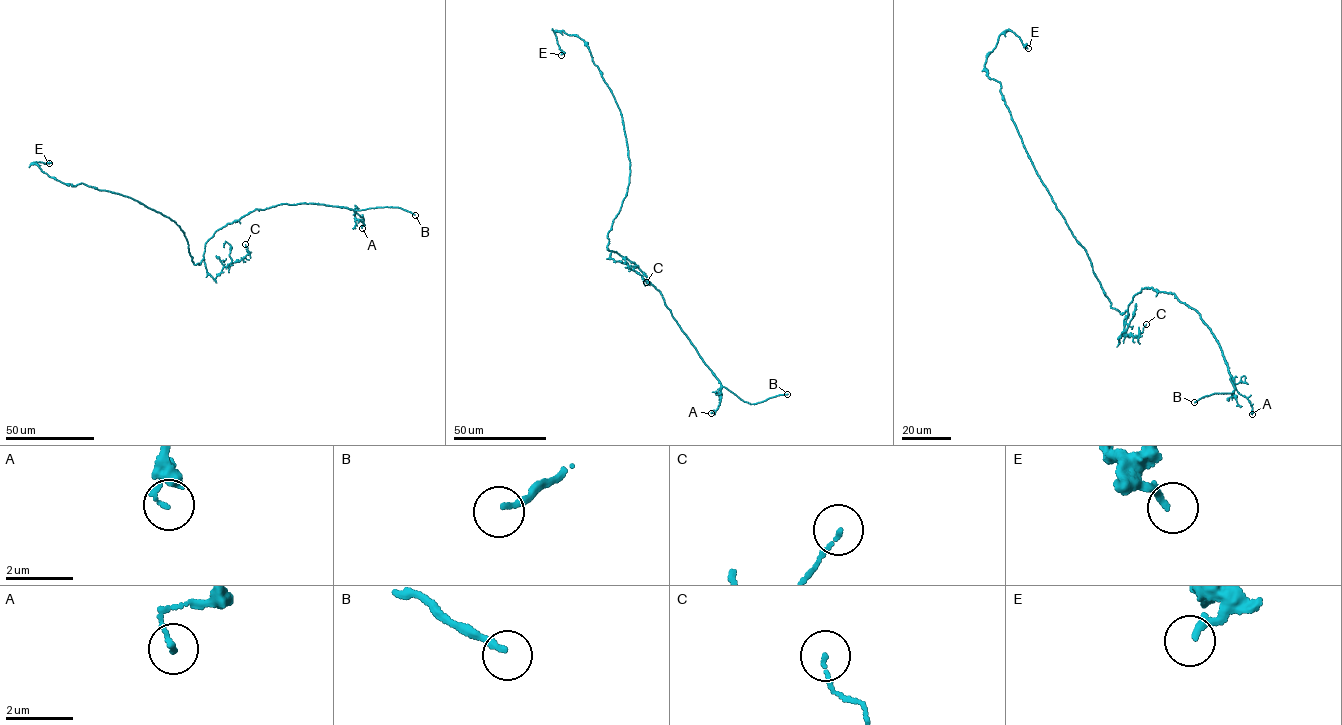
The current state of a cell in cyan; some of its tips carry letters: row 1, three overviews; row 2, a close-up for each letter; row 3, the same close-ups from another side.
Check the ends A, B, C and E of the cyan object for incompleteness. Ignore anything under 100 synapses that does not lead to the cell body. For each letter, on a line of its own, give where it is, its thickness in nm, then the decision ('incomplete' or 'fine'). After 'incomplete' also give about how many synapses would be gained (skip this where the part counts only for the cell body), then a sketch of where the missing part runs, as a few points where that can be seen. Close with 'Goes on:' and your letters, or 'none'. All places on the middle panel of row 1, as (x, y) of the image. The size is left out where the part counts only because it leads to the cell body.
A: at (711, 413); 120 nm thick; fine
B: at (787, 394); 180 nm thick; incomplete; missing branch runs (787, 394), (830, 374), (834, 378), (833, 383)
C: at (646, 282); 110 nm thick; fine
E: at (561, 55); 200 nm thick; fine
Goes on: B

